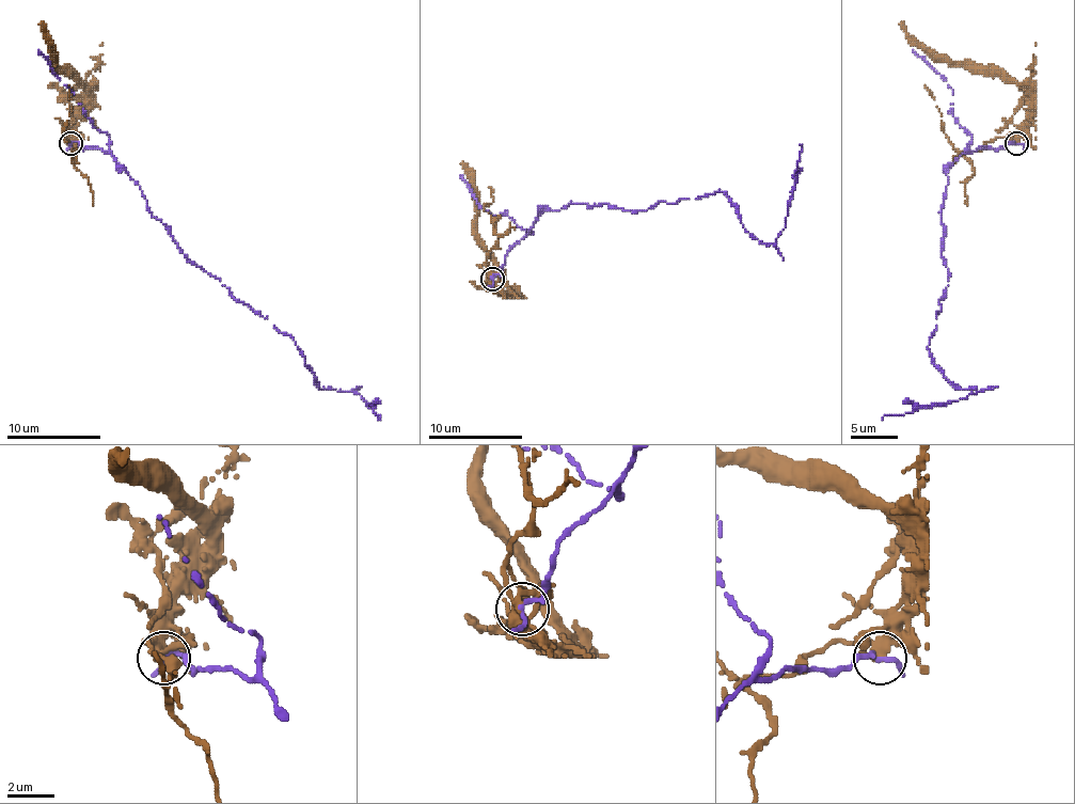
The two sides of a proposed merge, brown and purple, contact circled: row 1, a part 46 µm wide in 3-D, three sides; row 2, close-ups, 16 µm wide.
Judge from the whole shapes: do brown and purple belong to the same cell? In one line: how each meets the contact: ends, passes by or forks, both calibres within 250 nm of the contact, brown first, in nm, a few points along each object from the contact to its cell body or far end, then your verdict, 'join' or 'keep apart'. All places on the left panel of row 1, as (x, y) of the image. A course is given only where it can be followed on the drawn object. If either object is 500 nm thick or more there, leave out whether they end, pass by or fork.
brown forks; purple passes by; calibres 280 and 200 nm; course brown (72, 144), (72, 130), (85, 92), (54, 66), (52, 43), (41, 21); course purple (72, 144), (109, 151), (183, 252), (286, 332), (321, 389), (352, 392), (380, 415), (378, 420); keep apart

